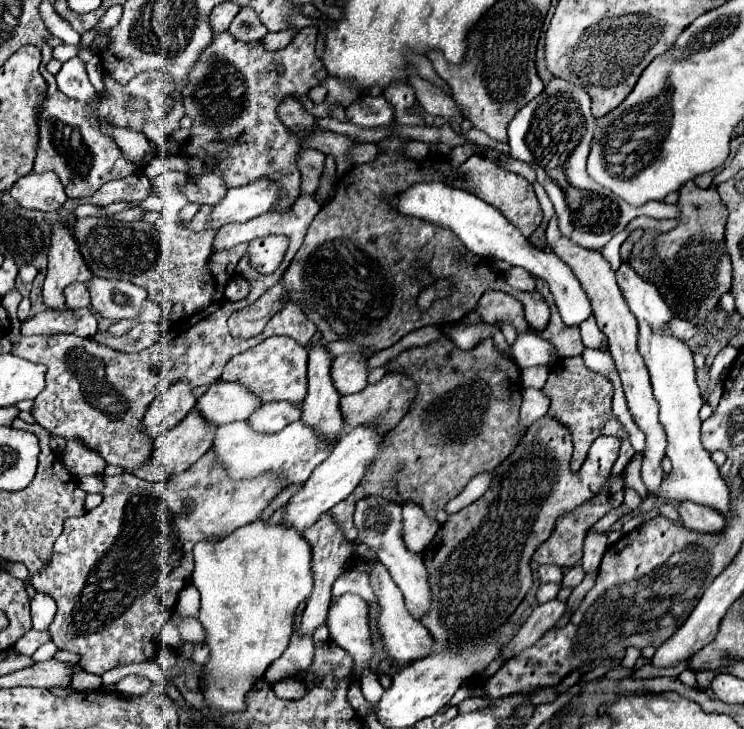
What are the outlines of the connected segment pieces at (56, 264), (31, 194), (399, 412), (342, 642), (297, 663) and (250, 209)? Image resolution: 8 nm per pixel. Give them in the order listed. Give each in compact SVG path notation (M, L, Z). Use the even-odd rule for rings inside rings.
M57 222L53 226L53 238L51 238L51 250L49 250L49 268L47 268L47 278L43 284L43 302L47 308L57 308L57 310L69 310L65 306L65 296L63 290L69 284L75 282L89 282L91 280L91 272L89 268L85 268L85 262L81 260L81 256L77 256L77 248L73 248L73 232L69 232L71 226L65 226L63 222Z
M29 172L25 178L19 178L13 184L11 196L23 208L45 210L45 212L59 210L67 200L63 192L63 184L57 180L53 172L43 172L43 174Z
M385 374L375 386L367 386L365 390L357 392L357 394L349 394L341 398L339 410L343 414L343 420L355 428L355 426L363 426L363 424L375 424L379 432L389 432L391 428L395 428L399 424L399 420L405 416L405 412L409 410L409 404L415 396L415 384L413 380L409 380L405 374Z
M357 594L339 596L329 608L327 628L331 640L355 658L355 676L359 678L363 662L373 654L367 602Z
M295 632L285 654L277 662L273 662L271 668L265 672L265 680L275 684L279 680L293 678L299 672L305 672L313 664L313 654L315 654L313 640L309 636L299 636Z
M255 180L253 184L229 188L227 194L213 206L209 214L211 230L219 230L231 222L247 222L271 210L279 198L279 188L273 180Z

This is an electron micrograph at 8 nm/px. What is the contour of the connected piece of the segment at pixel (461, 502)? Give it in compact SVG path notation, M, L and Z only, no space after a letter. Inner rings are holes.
M485 472L485 474L481 474L481 476L475 476L457 498L453 498L451 502L447 502L445 512L447 512L447 514L455 514L455 512L459 512L461 508L465 508L465 506L469 506L471 502L475 502L477 498L481 498L481 496L487 492L487 488L489 488L491 476L493 476L491 472Z

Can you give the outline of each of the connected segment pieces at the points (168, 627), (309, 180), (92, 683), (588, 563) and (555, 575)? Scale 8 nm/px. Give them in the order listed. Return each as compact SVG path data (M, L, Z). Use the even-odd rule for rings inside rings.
M167 622L167 624L163 626L163 630L161 630L161 640L163 640L165 644L169 644L169 646L177 646L177 642L179 642L177 626L173 626L171 622Z
M303 148L299 152L299 158L297 158L297 166L299 166L299 172L301 172L301 194L313 194L319 186L319 180L321 180L321 172L323 172L323 164L325 164L325 156L317 150L311 150L311 148Z
M69 663L74 669L70 687L78 691L96 690L102 686L100 676L89 674L83 670L79 670L77 664Z
M589 530L587 538L585 538L585 546L583 546L583 558L581 558L583 570L595 572L601 564L601 558L603 558L605 550L607 550L607 534Z
M539 566L539 580L541 580L541 584L545 584L545 582L555 582L555 584L561 584L561 580L563 580L563 570L561 568L557 568L557 566Z

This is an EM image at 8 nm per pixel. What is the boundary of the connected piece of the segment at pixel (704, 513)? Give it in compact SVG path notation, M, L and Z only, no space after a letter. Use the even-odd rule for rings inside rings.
M685 500L677 510L683 524L695 532L721 532L725 528L725 516L715 508L699 506L691 500Z

